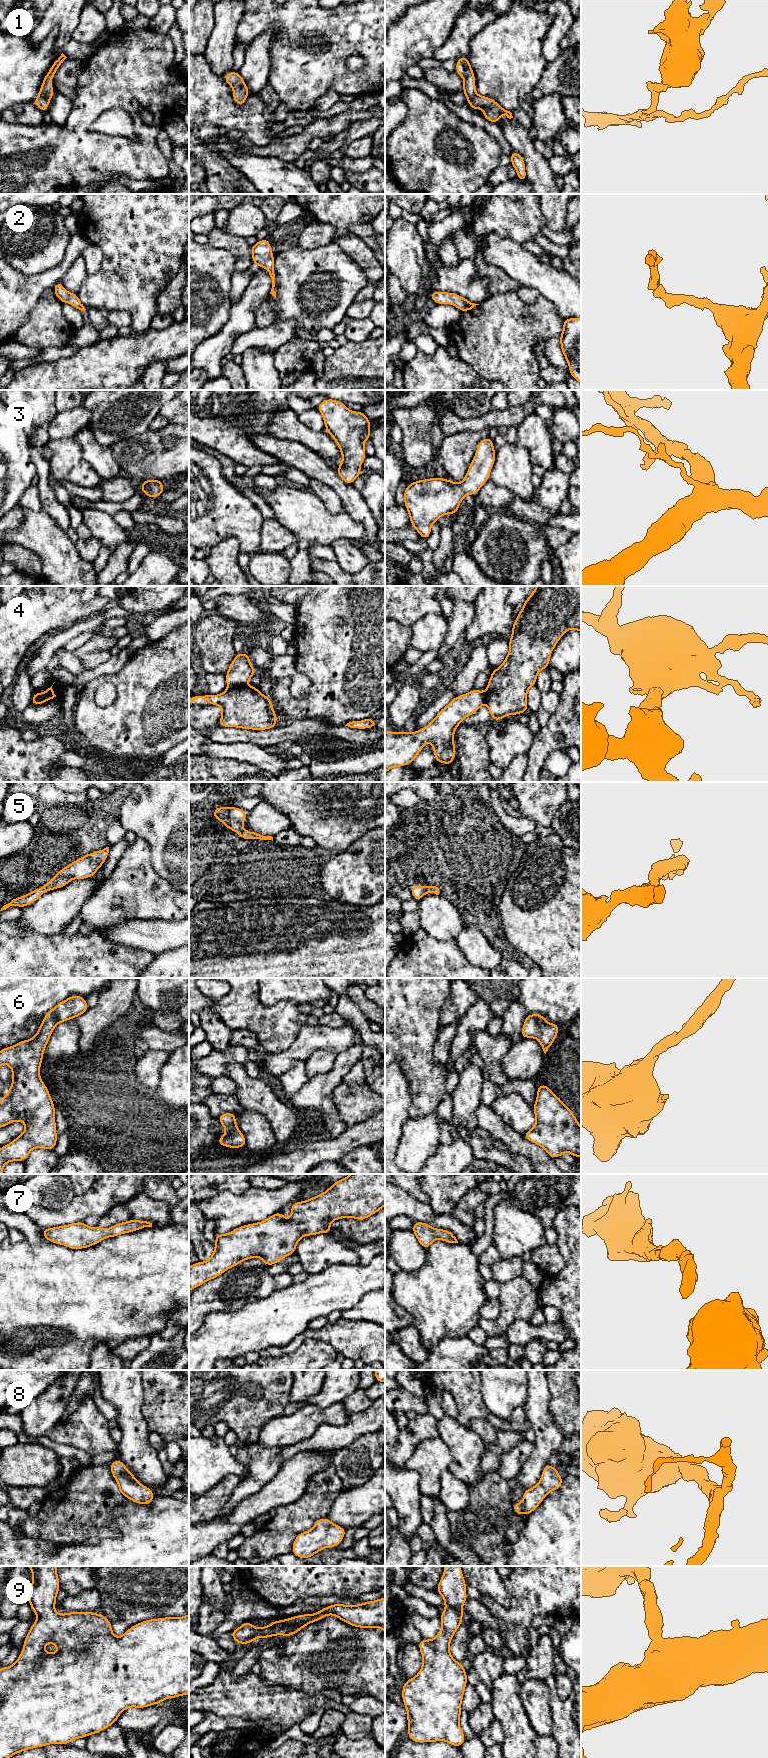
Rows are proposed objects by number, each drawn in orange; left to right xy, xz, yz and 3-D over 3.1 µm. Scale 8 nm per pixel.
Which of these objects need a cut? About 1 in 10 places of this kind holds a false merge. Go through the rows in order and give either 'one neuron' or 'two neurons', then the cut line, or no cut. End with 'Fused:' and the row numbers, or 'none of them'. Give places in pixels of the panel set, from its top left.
1: one neuron; cut none
2: one neuron; cut none
3: one neuron; cut none
4: two neurons; cut xz (245, 685), (228, 688)
5: one neuron; cut none
6: one neuron; cut none
7: one neuron; cut none
8: one neuron; cut none
9: one neuron; cut none
Fused: 4

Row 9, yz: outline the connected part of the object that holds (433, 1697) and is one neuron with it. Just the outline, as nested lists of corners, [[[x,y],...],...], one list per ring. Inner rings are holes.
[[[445,1566],[436,1591],[444,1598],[446,1607],[440,1614],[442,1628],[434,1639],[422,1638],[418,1643],[423,1664],[419,1673],[403,1684],[401,1695],[407,1709],[408,1737],[411,1741],[417,1743],[446,1741],[459,1748],[466,1741],[459,1719],[468,1676],[462,1663],[452,1657],[449,1645],[461,1626],[464,1617],[463,1604],[468,1599],[461,1567]]]

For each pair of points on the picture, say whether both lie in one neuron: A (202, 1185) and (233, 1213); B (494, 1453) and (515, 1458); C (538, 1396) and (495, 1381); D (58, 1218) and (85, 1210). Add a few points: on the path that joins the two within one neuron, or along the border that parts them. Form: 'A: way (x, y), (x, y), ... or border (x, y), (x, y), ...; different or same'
A: border (236, 1193), (221, 1190), (199, 1200); different
B: border (521, 1442), (501, 1454), (499, 1467), (496, 1471); different
C: border (529, 1380), (529, 1396), (523, 1406); different
D: way (65, 1216), (78, 1210); same

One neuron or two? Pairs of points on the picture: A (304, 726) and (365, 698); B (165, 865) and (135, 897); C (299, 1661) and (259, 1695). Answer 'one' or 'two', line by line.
A: two
B: two
C: two

